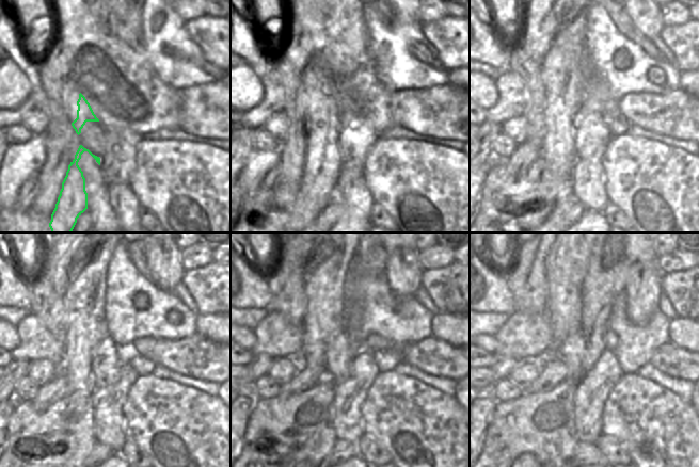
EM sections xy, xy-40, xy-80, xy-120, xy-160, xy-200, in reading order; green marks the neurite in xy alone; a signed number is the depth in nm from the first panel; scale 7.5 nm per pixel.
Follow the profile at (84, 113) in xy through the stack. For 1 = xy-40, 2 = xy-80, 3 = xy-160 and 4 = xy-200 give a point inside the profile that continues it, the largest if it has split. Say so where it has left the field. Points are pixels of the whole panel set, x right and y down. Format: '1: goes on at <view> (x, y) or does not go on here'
1: goes on at xy-40 (322, 158)
2: goes on at xy-80 (558, 150)
3: goes on at xy-160 (335, 254)
4: goes on at xy-200 (573, 254)

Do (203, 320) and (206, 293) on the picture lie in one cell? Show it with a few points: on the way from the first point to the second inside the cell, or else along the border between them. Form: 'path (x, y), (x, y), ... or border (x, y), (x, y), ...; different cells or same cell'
border (199, 312), (219, 313); different cells

